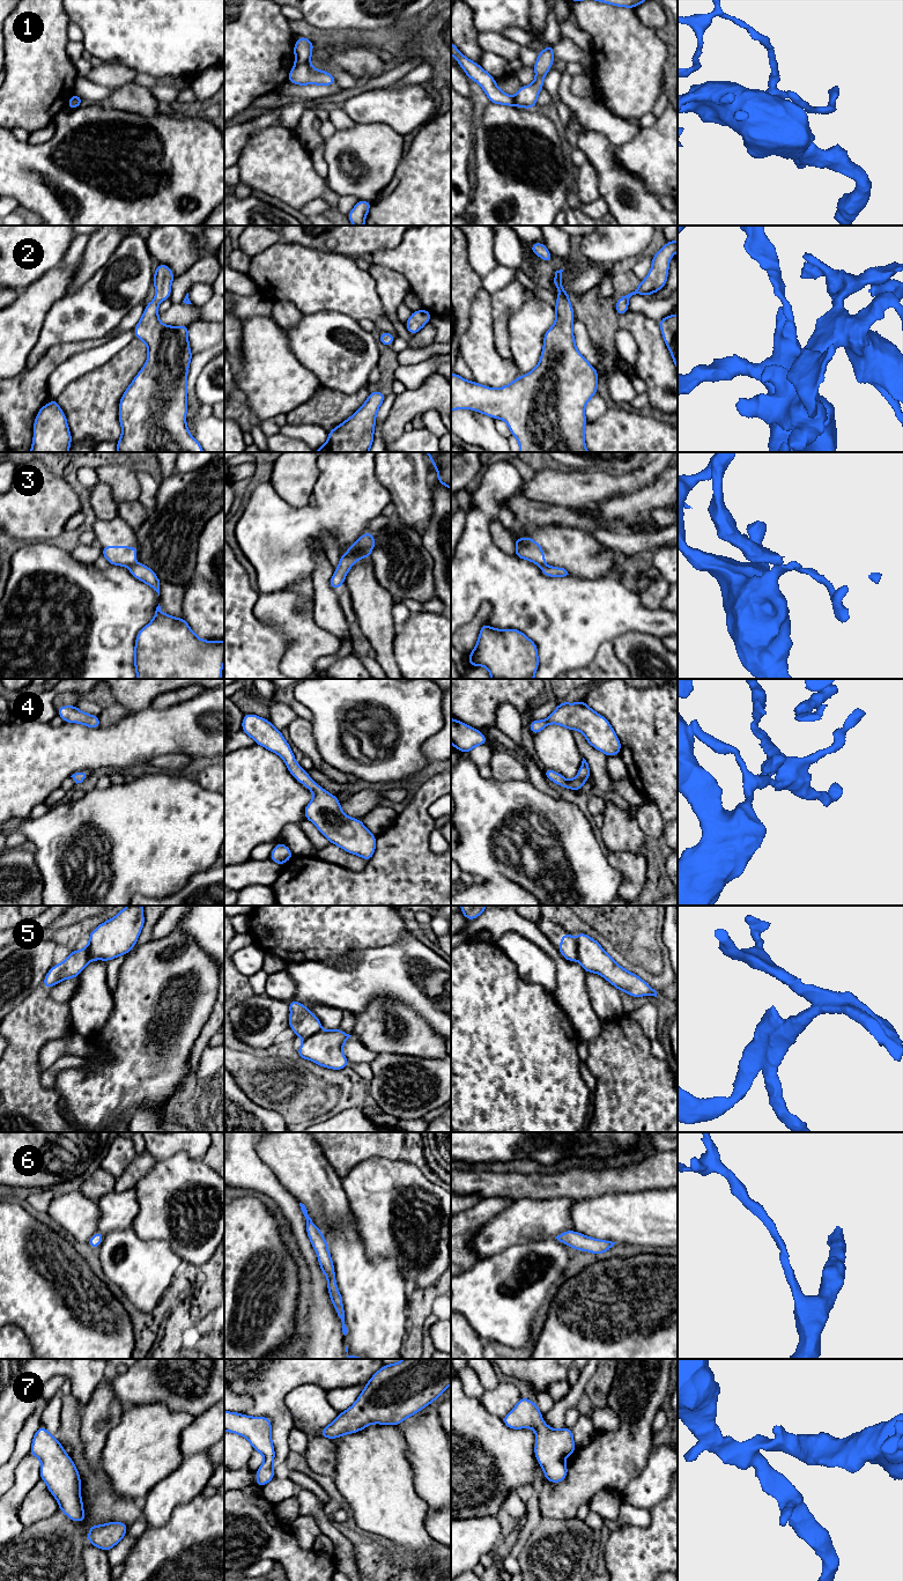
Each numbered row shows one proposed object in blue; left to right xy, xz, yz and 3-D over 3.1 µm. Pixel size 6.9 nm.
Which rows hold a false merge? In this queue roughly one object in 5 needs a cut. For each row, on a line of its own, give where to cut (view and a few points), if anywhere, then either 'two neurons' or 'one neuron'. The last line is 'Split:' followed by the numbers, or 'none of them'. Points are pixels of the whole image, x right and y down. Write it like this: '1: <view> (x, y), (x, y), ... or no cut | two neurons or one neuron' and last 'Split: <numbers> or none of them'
1: xz (309, 61), (295, 65) | two neurons
2: no cut | one neuron
3: yz (543, 564), (540, 567) | two neurons
4: no cut | one neuron
5: no cut | one neuron
6: no cut | one neuron
7: no cut | one neuron
Split: 1, 3

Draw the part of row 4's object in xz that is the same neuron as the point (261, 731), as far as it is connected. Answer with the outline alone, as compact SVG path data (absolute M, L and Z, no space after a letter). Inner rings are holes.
M244 714L242 731L257 745L281 756L295 780L314 795L304 808L305 819L310 820L330 843L364 858L368 863L376 851L377 836L367 829L361 819L345 814L340 800L311 780L308 771L296 762L291 747L281 731L275 729L269 719L254 714Z

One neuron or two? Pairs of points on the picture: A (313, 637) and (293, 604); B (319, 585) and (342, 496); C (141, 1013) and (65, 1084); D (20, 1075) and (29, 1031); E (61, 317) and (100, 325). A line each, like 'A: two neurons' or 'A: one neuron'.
A: one neuron
B: two neurons
C: one neuron
D: one neuron
E: one neuron

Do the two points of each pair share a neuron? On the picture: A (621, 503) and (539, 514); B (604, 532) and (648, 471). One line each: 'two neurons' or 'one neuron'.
A: one neuron
B: two neurons

